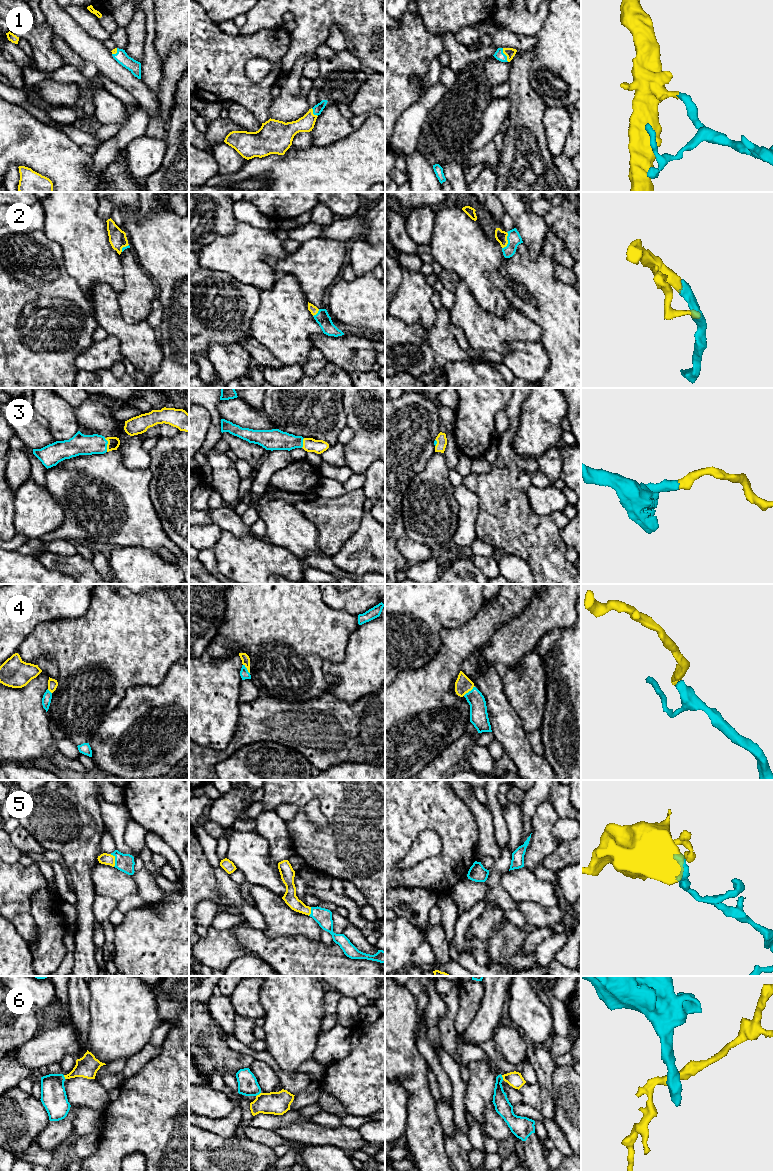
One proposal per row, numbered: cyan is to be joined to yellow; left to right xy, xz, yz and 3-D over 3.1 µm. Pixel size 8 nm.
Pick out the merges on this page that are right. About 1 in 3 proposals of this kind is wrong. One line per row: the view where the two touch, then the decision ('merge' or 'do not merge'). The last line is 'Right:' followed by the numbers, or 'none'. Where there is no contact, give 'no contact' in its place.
1: yz | merge
2: yz | merge
3: xy | merge
4: yz | merge
5: xy | merge
6: xz | do not merge
Right: 1, 2, 3, 4, 5

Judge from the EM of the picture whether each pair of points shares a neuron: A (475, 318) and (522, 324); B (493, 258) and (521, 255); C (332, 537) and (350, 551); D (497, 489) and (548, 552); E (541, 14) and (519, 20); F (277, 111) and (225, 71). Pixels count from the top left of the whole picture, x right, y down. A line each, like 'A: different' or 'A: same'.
A: same
B: different
C: different
D: same
E: same
F: different

